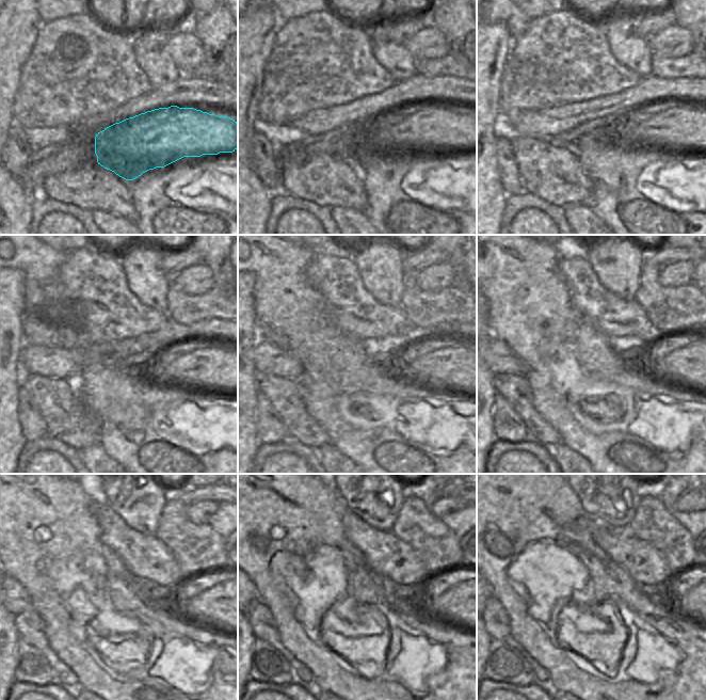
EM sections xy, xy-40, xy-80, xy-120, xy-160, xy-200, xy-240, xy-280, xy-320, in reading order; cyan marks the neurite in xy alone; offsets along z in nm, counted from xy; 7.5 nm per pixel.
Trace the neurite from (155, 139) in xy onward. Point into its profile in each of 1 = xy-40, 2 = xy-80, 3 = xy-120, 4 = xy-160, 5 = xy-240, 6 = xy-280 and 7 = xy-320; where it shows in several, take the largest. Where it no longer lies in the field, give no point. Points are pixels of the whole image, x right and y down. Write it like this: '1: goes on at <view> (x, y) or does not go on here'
1: goes on at xy-40 (415, 129)
2: goes on at xy-80 (658, 124)
3: goes on at xy-120 (203, 365)
4: goes on at xy-160 (454, 367)
5: goes on at xy-240 (215, 605)
6: goes on at xy-280 (454, 605)
7: goes on at xy-320 (693, 603)

